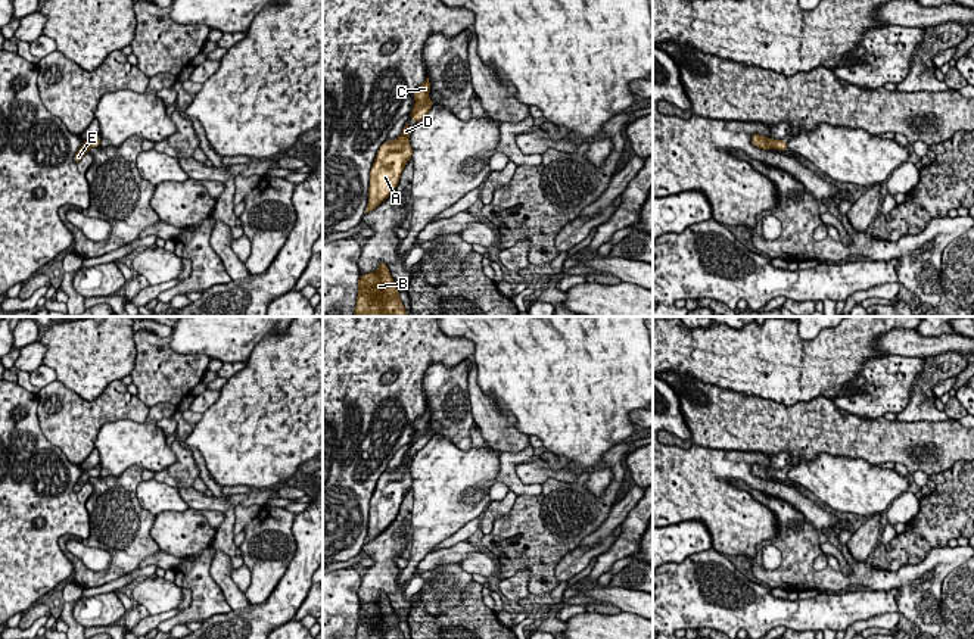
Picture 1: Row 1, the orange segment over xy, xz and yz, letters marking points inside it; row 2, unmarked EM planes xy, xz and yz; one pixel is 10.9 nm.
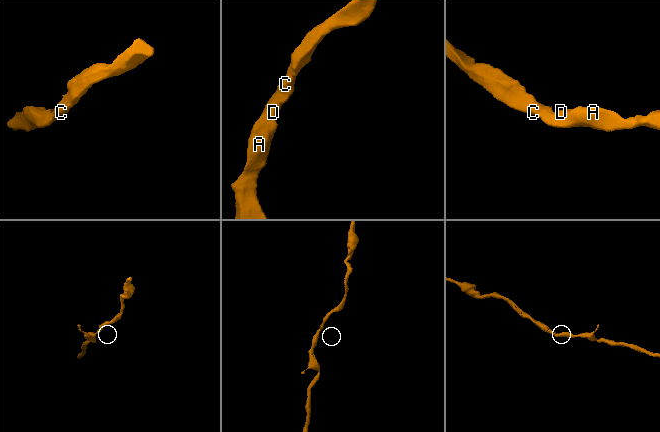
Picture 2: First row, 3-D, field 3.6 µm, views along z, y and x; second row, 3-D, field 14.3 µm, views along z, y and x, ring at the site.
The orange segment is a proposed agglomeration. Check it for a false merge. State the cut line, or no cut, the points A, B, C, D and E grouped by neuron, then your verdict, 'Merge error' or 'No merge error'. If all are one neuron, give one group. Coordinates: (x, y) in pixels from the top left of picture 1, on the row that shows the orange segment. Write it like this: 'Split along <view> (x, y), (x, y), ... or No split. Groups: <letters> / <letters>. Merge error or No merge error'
No split. Groups: A B C D E. No merge error

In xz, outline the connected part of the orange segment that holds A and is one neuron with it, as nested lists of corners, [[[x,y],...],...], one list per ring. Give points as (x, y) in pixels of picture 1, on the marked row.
[[[407,122],[398,138],[393,141],[386,140],[377,150],[370,171],[368,205],[365,212],[376,209],[398,186],[401,174],[413,155],[408,141],[410,133],[411,128]]]

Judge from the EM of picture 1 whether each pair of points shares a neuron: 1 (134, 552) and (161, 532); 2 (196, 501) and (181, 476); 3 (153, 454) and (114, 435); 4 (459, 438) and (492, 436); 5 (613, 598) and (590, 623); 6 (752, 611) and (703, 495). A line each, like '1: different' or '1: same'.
1: different
2: different
3: same
4: different
5: different
6: different

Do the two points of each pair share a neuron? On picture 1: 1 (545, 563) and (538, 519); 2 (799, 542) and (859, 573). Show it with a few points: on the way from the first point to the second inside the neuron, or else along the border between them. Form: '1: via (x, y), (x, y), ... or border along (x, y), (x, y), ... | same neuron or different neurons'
1: via (540, 552), (538, 529) | same neuron
2: via (799, 561), (817, 579), (840, 580) | same neuron

